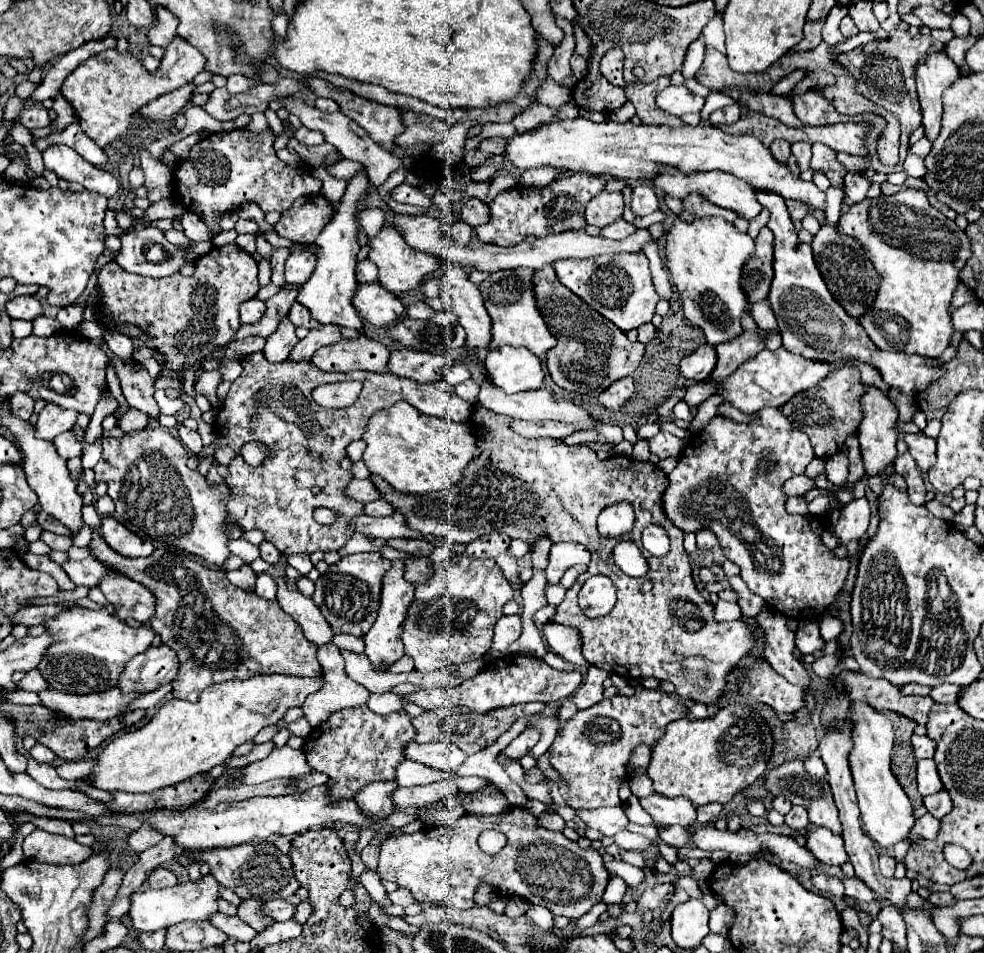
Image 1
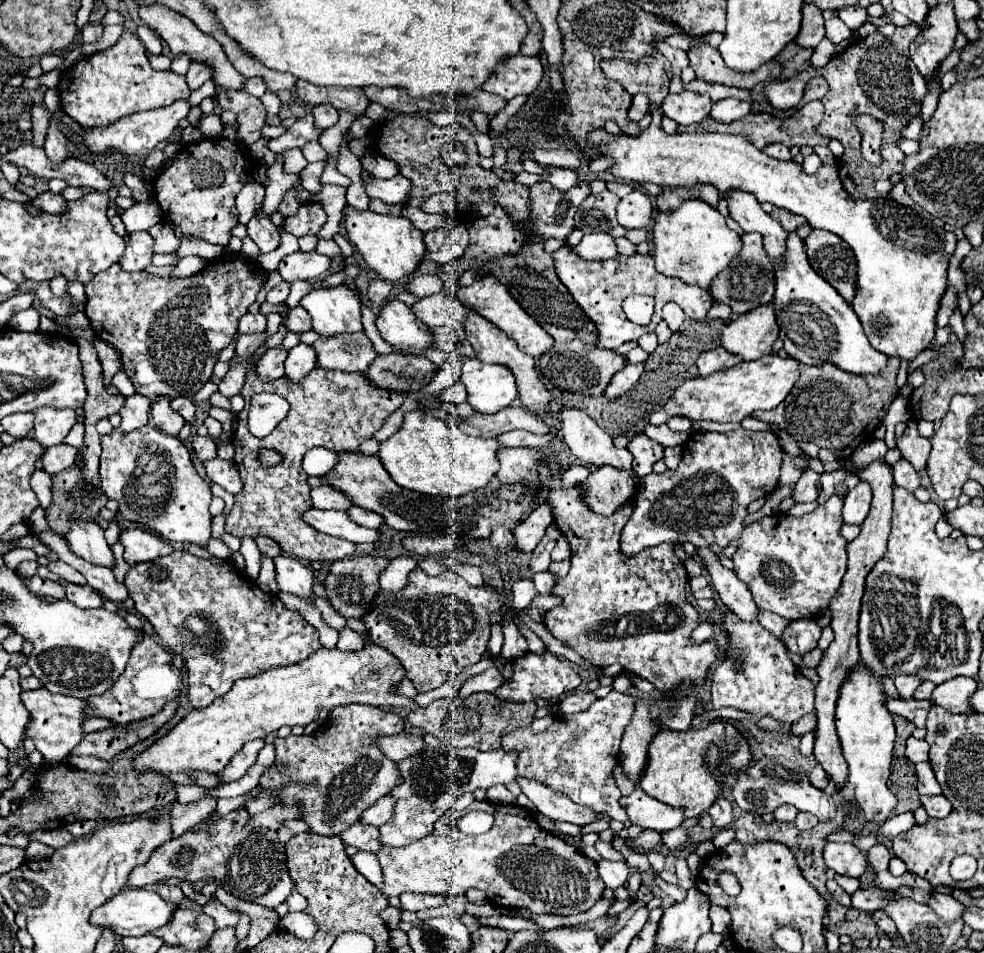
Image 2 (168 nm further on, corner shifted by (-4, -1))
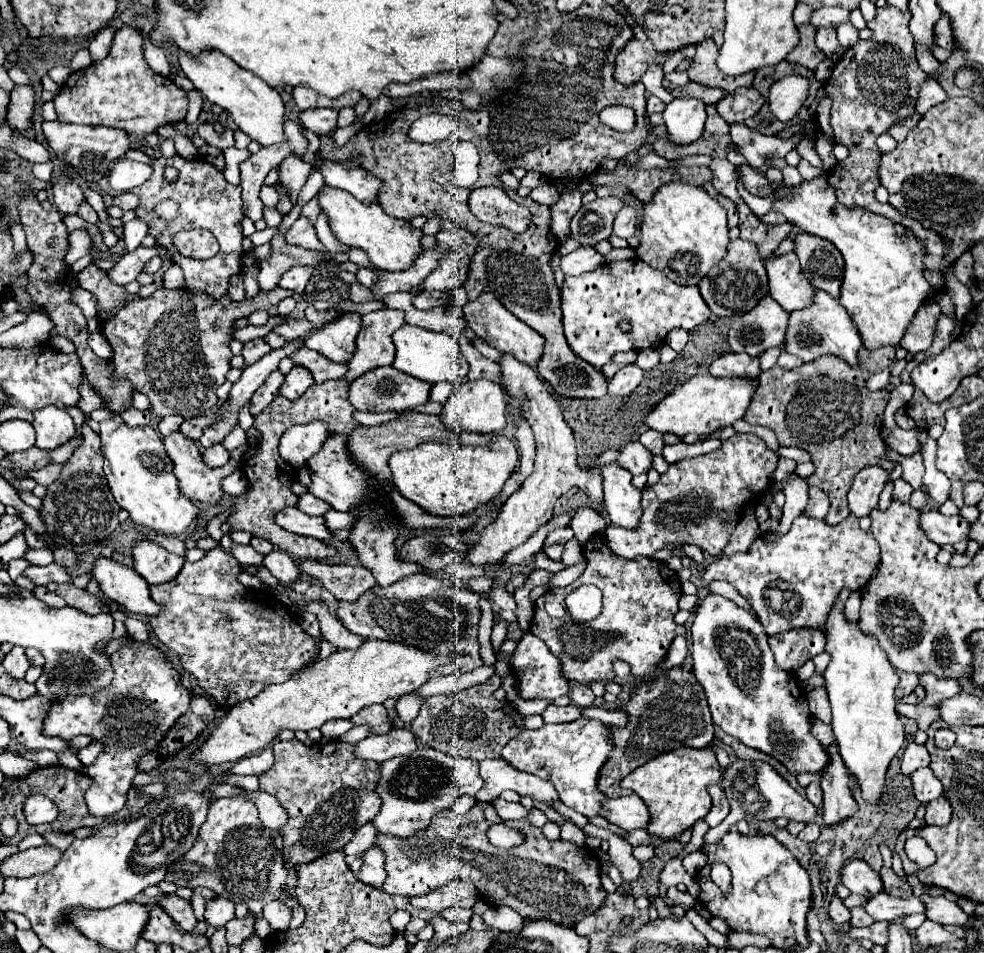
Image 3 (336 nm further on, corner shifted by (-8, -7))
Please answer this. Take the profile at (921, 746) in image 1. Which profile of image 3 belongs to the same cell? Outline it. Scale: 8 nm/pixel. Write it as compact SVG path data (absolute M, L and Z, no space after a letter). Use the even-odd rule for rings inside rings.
M911 741L901 759L901 773L911 775L919 767L929 767L929 753L927 753L925 745L917 745Z

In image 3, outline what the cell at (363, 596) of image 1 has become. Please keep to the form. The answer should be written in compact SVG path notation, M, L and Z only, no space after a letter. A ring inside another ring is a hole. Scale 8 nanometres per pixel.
M299 561L301 573L317 579L327 591L335 595L335 599L357 601L359 595L369 591L375 585L375 577L365 567L351 565L327 565L319 561Z

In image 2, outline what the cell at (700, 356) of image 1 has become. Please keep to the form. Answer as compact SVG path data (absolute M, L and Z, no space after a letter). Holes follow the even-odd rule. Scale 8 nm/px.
M717 347L717 349L705 351L699 355L697 369L699 369L699 375L703 377L703 375L711 375L715 371L723 371L727 367L735 367L735 363L739 363L739 361L741 361L741 357L727 353L723 347Z

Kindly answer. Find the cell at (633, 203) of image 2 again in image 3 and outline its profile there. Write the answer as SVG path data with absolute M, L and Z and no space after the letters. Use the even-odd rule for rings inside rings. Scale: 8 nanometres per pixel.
M623 207L617 215L615 215L615 221L613 221L613 233L617 237L623 237L623 239L629 239L635 235L639 227L639 221L637 221L637 213L633 207Z

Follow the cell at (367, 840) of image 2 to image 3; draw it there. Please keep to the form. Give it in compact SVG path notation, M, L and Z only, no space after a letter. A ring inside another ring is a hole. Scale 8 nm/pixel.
M379 847L367 849L365 855L363 855L363 867L357 873L357 879L367 883L367 885L371 885L371 887L381 889L383 881L385 881L383 863L385 863L385 857L383 857L383 851Z

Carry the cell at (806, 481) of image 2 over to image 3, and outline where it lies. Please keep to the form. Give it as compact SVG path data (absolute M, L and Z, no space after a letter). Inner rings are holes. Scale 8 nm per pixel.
M789 479L783 483L783 489L785 493L785 505L783 505L783 517L779 521L779 527L777 531L781 531L781 535L785 535L789 529L791 529L791 521L801 515L801 511L805 509L807 501L809 501L809 487L803 479Z

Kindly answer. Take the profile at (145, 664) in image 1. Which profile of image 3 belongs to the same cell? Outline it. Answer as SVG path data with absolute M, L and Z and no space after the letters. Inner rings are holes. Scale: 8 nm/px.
M137 643L123 647L111 655L115 677L109 687L87 697L61 697L53 701L43 721L45 737L69 739L75 735L89 735L93 741L101 741L105 751L99 753L91 767L81 771L93 779L93 785L85 793L85 801L91 815L109 817L123 809L127 791L137 775L137 761L159 747L159 741L167 735L167 729L187 711L191 701L189 691L181 685L179 673L165 661L161 651L151 643Z

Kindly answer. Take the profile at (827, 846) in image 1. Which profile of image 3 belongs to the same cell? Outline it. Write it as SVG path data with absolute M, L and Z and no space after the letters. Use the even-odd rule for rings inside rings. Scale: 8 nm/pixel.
M863 859L849 861L841 871L841 883L853 893L867 899L883 891L883 881L877 871L873 871Z

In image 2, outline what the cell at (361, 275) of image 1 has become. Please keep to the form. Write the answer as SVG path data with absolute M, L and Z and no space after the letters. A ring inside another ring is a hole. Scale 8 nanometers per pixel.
M373 279L373 281L369 283L367 297L379 305L379 303L383 303L383 301L385 301L385 297L389 295L389 291L391 291L389 281L383 281L383 279Z

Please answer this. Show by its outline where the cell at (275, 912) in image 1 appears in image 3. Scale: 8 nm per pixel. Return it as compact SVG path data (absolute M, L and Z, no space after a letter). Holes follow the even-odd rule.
M195 887L195 889L193 889L193 895L191 895L189 903L191 903L191 907L193 907L193 911L195 911L195 917L197 917L199 921L203 921L205 903L211 901L213 897L217 897L217 895L215 895L211 889L205 889L205 887Z

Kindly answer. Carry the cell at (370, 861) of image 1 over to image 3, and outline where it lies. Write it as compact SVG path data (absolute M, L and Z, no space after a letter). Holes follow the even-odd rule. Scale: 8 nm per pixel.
M431 747L417 749L407 757L393 757L381 763L381 777L375 793L381 799L381 811L373 817L373 825L381 833L409 837L431 823L431 817L447 809L461 795L475 795L483 787L479 767L471 759L457 759Z

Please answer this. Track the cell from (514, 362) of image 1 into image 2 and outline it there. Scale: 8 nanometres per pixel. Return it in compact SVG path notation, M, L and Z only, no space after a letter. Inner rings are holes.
M465 359L463 385L467 387L467 401L481 413L495 413L517 397L515 375L509 367L487 365L479 359Z

